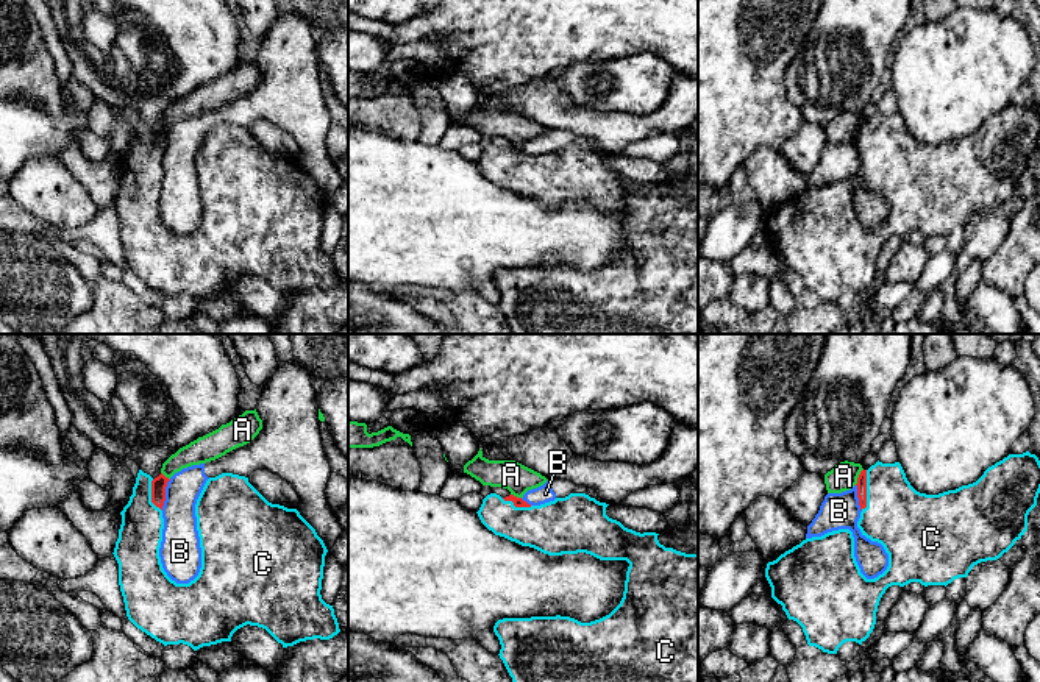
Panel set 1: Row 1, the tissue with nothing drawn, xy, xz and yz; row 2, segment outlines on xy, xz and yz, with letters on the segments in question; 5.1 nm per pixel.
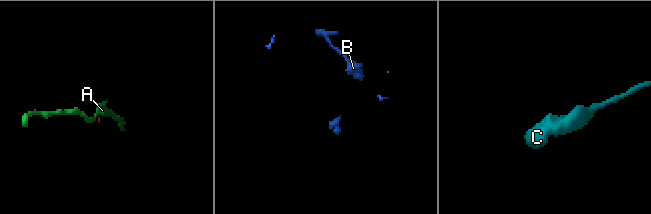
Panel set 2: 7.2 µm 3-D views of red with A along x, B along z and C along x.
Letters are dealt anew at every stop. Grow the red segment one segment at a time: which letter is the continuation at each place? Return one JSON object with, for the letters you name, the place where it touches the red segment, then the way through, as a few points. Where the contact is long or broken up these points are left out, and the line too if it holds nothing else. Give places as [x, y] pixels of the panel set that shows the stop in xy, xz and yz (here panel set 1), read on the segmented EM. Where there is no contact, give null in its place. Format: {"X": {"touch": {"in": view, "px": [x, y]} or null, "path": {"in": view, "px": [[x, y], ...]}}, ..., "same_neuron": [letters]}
{"C": {"touch": {"in": "yz", "px": [865, 490]}}, "same_neuron": ["C"]}

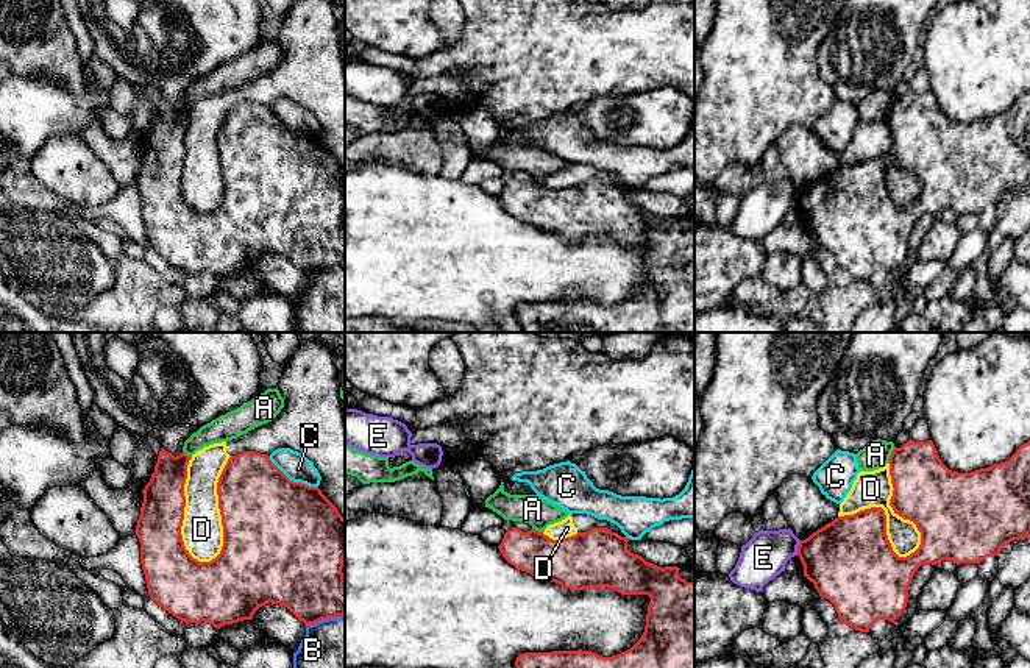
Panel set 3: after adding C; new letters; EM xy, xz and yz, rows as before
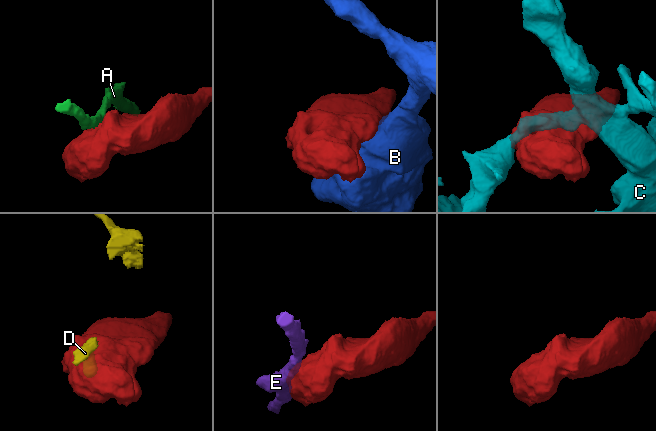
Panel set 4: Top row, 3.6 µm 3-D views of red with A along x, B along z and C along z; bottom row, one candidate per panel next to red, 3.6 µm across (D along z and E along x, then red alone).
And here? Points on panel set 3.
{"same_neuron": []}

